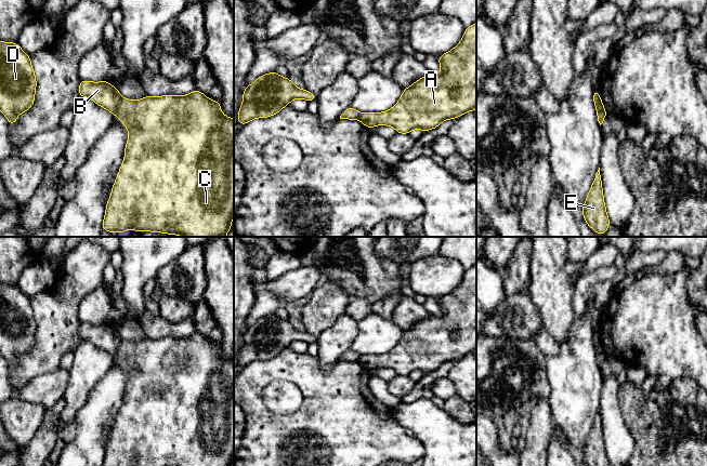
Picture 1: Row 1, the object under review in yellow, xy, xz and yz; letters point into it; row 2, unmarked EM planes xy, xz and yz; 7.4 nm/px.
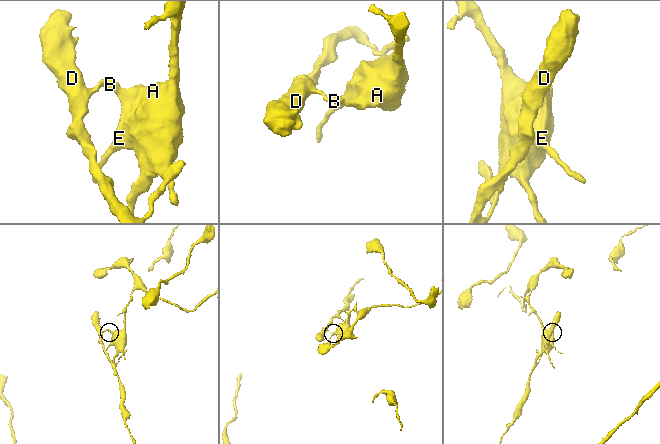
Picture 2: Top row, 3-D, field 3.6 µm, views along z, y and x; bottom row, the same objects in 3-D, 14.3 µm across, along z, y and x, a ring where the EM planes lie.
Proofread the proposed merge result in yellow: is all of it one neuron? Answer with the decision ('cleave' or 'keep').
cleave

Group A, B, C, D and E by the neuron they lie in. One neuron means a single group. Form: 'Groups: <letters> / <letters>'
Groups: A C E / B D

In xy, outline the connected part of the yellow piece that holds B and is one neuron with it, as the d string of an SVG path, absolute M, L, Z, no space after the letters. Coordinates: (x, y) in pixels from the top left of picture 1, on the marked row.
M81 80L78 93L81 97L90 97L95 104L112 114L117 110L117 106L122 98L117 86L113 86L106 80L101 82Z

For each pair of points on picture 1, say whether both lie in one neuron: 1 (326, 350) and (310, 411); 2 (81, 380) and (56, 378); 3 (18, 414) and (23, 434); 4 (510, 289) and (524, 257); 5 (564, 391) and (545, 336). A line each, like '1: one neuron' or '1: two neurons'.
1: two neurons
2: two neurons
3: one neuron
4: one neuron
5: two neurons

